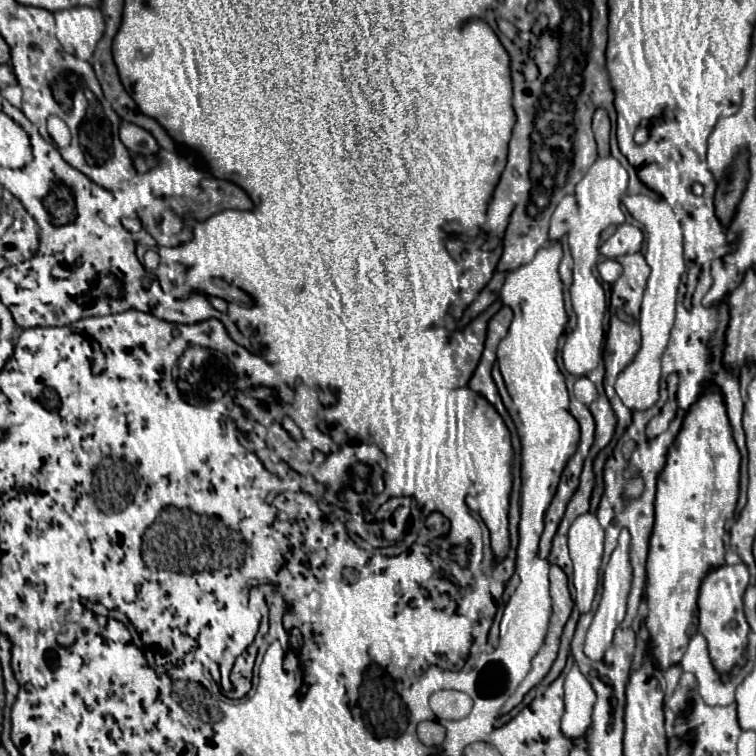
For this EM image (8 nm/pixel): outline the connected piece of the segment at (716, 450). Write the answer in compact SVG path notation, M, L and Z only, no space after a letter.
M708 386L702 398L688 410L682 430L668 452L668 462L658 476L656 522L646 564L646 632L650 656L654 656L654 664L662 672L682 660L690 640L688 628L698 626L698 590L702 578L712 570L712 560L720 560L720 566L724 564L722 536L724 522L728 520L726 510L736 510L738 466L740 452L732 438L722 394L716 386Z

